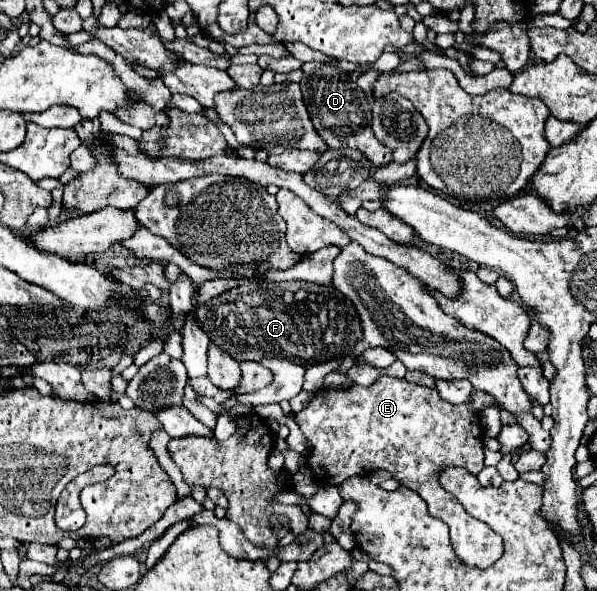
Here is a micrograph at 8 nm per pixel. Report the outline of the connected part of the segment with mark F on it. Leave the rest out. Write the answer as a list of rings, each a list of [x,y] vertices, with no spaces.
[[[250,282],[240,284],[236,288],[230,288],[218,296],[214,296],[210,302],[204,302],[202,306],[194,306],[186,318],[192,318],[198,322],[198,326],[208,334],[210,342],[214,342],[222,352],[230,354],[238,362],[262,362],[262,358],[284,358],[290,362],[296,362],[304,368],[310,368],[318,362],[328,362],[334,356],[340,358],[350,348],[362,340],[362,322],[360,316],[344,294],[340,294],[332,286],[322,286],[314,282]]]

